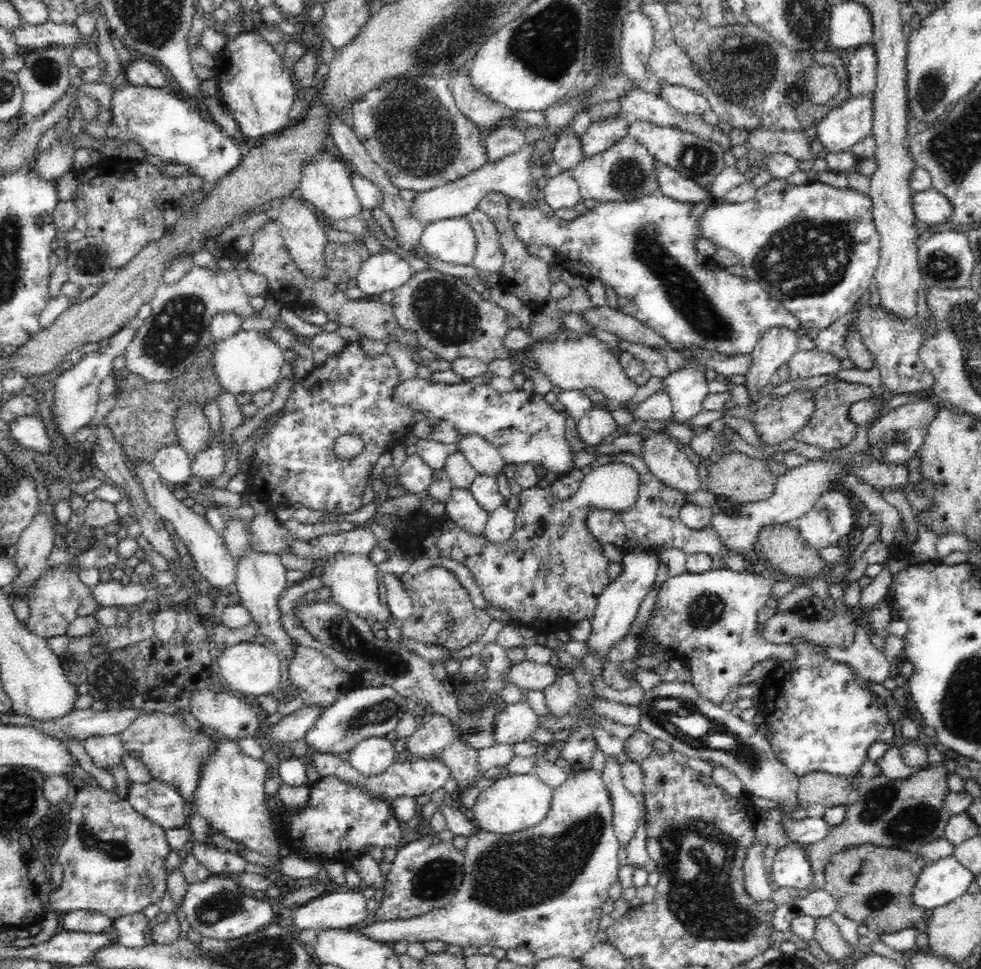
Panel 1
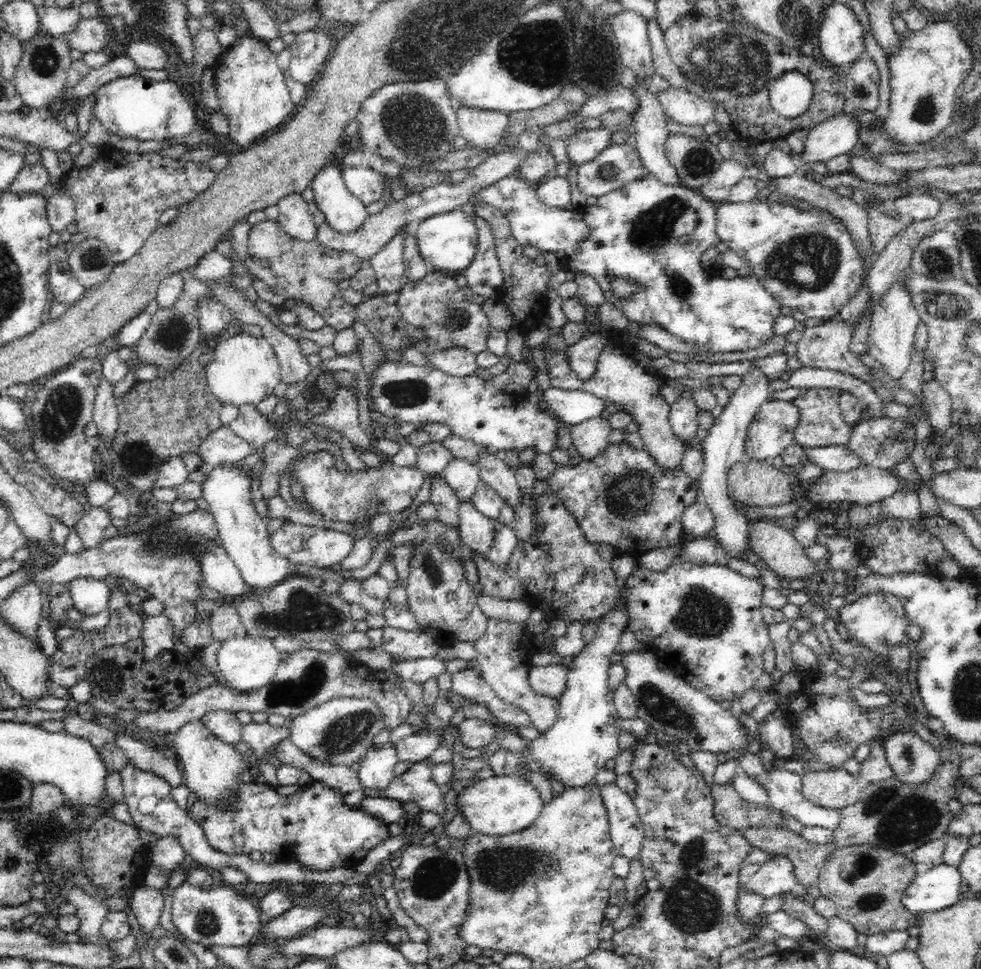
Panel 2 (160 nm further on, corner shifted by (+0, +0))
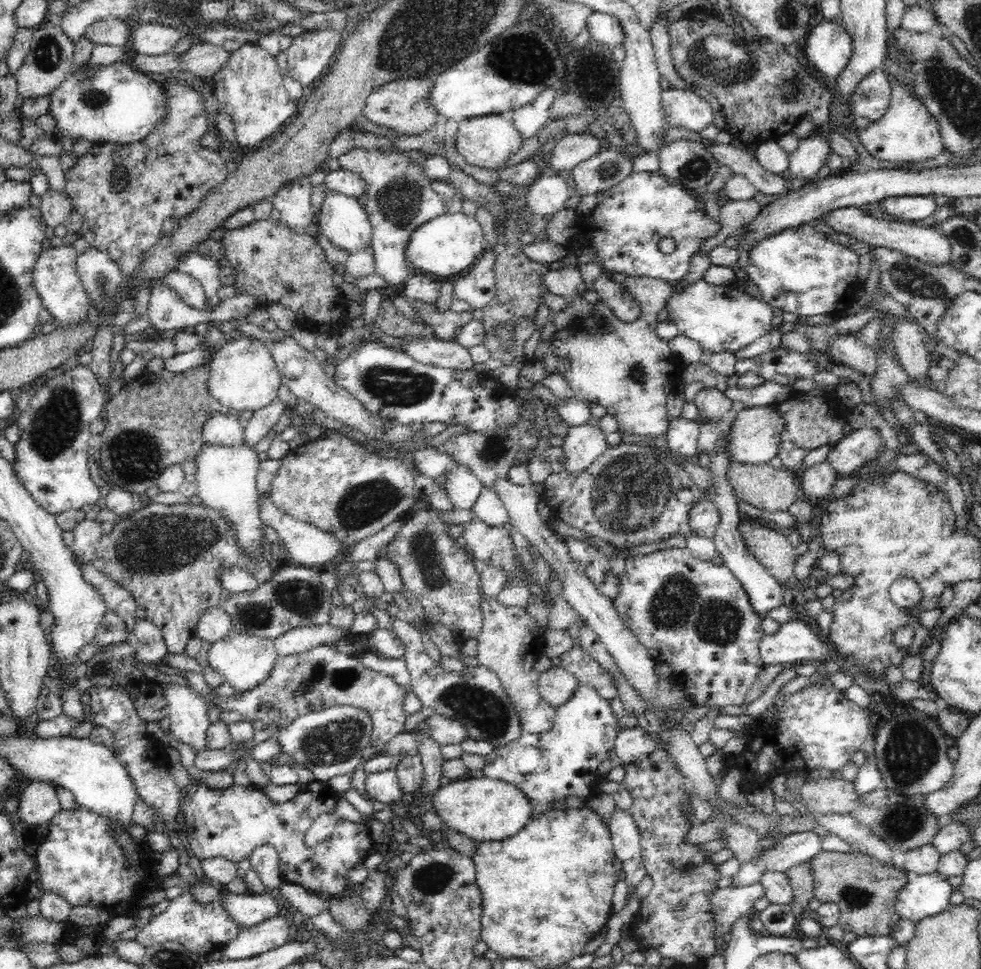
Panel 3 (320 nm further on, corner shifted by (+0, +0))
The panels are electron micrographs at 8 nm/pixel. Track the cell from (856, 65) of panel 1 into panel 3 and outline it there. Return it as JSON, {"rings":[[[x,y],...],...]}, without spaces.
{"rings":[[[882,68],[864,75],[855,84],[850,98],[850,108],[858,117],[876,122],[887,111],[890,104],[891,86],[888,76]]]}

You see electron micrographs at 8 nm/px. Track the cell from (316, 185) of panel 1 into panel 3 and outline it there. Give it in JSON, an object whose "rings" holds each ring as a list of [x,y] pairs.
{"rings":[[[327,190],[318,223],[324,236],[349,254],[371,244],[372,225],[356,198]]]}

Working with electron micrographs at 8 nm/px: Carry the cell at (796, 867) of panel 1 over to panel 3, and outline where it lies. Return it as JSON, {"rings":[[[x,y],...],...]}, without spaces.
{"rings":[[[760,882],[742,887],[722,888],[713,897],[713,912],[717,910],[717,924],[721,924],[729,934],[734,924],[745,914],[754,912],[756,900],[764,897],[764,887]]]}

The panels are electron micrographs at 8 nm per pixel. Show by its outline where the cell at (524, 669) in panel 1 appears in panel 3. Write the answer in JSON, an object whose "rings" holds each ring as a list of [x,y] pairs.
{"rings":[[[550,667],[539,673],[538,690],[544,702],[554,708],[562,706],[573,694],[579,682],[576,677],[562,667]]]}

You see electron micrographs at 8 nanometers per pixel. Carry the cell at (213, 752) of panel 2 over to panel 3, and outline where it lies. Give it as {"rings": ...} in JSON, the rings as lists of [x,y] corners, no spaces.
{"rings":[[[170,683],[165,690],[168,714],[165,724],[174,736],[194,750],[202,750],[208,745],[206,731],[210,726],[206,699],[196,694],[191,685]]]}

